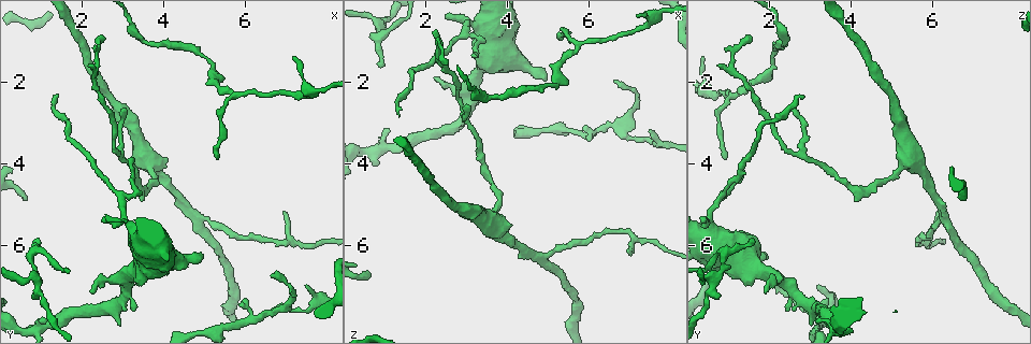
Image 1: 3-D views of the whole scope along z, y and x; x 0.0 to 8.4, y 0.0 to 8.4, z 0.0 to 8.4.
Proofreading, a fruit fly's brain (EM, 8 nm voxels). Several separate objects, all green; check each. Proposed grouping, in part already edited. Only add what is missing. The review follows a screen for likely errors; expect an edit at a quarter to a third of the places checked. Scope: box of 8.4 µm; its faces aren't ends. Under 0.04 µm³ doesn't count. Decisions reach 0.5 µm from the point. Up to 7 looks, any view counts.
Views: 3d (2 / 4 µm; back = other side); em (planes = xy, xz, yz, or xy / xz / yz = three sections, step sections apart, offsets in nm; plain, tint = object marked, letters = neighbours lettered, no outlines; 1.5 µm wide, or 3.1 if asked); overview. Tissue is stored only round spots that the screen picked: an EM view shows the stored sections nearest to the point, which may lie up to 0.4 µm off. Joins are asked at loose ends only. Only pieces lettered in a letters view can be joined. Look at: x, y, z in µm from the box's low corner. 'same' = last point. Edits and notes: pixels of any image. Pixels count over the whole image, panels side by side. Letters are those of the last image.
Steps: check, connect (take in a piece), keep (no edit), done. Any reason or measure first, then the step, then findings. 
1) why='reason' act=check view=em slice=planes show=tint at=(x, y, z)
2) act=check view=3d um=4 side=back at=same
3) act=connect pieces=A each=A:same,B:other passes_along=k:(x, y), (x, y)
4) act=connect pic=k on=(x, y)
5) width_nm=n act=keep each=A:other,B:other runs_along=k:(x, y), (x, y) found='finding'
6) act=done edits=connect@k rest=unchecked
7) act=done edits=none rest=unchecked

act=check view=em slice=planes show=plain at=(3.10, 2.70, 2.60)

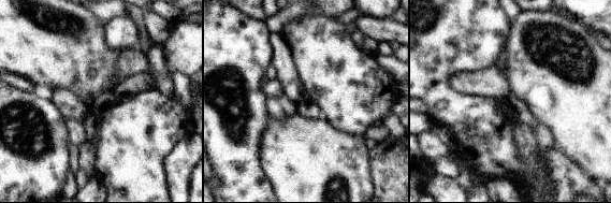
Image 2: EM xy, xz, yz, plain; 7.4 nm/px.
why='see the neighbours' act=check view=em slice=planes show=letters at=same

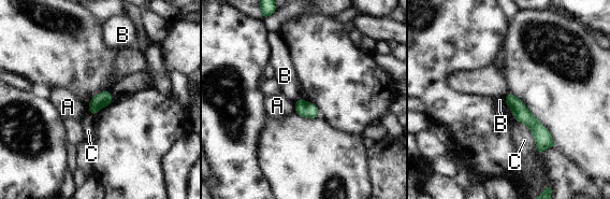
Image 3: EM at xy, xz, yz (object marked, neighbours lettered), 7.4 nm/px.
width_nm=120 act=keep each=A:other,B:other,C:other border=3:(299, 97), (294, 102) found='no lettered piece goes on from it'

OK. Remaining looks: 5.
why='thin end' act=check view=em slice=xz step=8 show=letters at=(5.40, 3.90, 0.95)

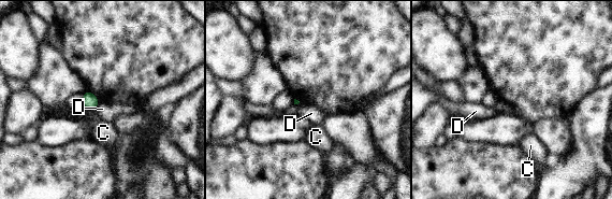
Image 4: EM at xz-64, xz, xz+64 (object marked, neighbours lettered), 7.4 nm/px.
act=keep each=C:other,D:other border=4:(99, 103), (93, 109) found='no lettered piece goes on from it'

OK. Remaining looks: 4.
why='free end' act=check view=em slice=yz step=4 show=letters at=(2.20, 7.15, 1.85)

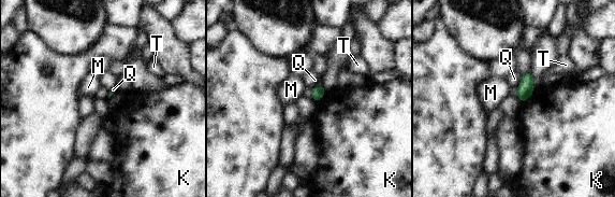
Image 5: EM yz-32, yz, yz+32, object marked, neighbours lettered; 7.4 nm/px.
act=keep each=K:other,M:other,Q:other,T:other found='none of them fits'

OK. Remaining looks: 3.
act=done edits=none rest=unchecked

